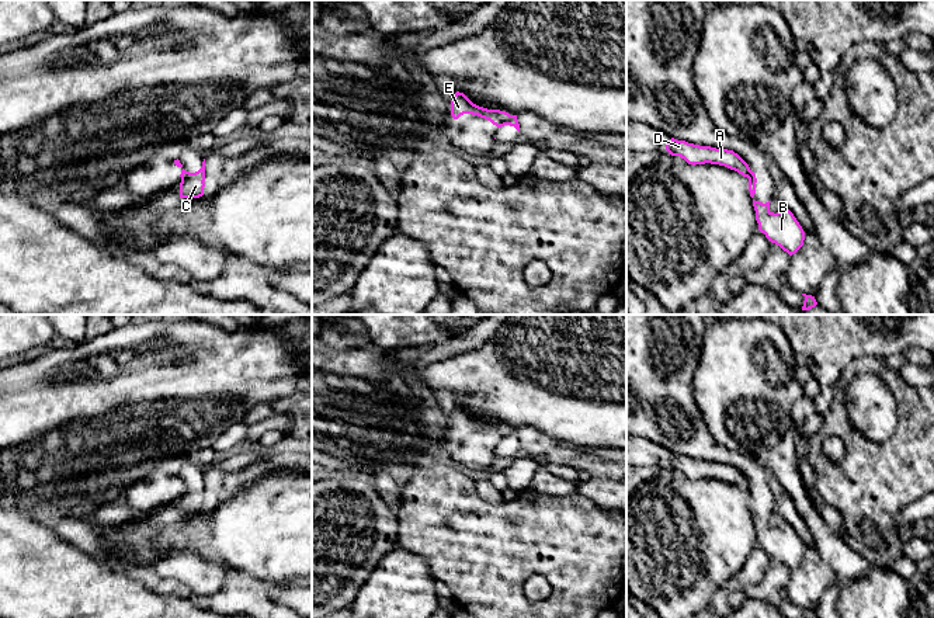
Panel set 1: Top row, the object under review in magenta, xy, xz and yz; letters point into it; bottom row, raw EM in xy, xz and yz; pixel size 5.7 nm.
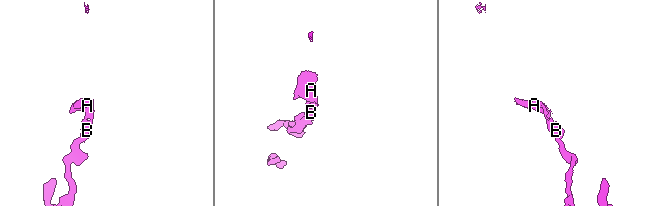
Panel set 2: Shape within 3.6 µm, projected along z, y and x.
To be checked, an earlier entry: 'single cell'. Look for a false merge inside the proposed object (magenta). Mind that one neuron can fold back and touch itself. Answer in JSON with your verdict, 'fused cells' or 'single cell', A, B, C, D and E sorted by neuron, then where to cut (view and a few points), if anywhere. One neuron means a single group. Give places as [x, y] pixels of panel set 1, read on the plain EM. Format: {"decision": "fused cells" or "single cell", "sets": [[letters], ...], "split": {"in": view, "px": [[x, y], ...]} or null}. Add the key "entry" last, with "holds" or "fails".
{"decision": "fused cells", "sets": [["A", "D", "E"], ["B", "C"]], "split": {"in": "xz", "px": [[510, 430], [497, 441]]}, "entry": "fails"}

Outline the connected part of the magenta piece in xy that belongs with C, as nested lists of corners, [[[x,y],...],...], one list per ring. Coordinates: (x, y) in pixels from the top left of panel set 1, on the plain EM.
[[[205,473],[202,476],[202,482],[195,486],[190,487],[185,486],[184,492],[180,497],[180,513],[199,513],[204,510],[205,501]]]

